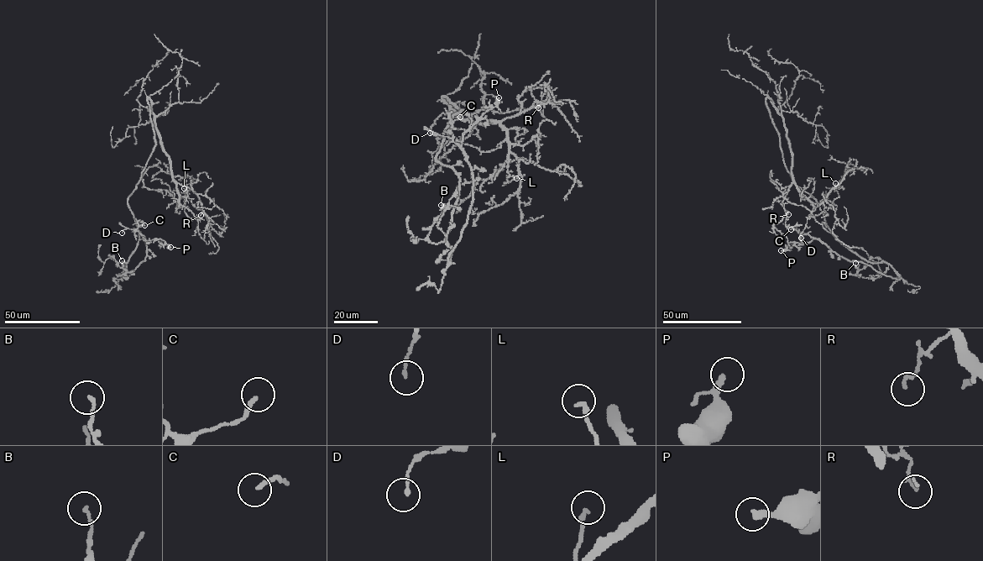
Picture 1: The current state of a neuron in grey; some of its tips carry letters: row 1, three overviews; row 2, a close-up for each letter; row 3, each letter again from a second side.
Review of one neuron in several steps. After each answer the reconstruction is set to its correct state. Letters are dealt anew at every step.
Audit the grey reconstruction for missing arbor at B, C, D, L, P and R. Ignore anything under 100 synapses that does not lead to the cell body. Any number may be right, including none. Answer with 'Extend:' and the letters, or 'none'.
Extend: none

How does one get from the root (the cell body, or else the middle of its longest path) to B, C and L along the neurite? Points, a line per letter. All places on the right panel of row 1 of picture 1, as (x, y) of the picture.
B: (788, 171), (797, 186), (815, 200), (838, 240), (869, 262), (882, 262), (871, 258), (860, 270), (855, 263)
C: (788, 171), (815, 200), (838, 240), (869, 262), (887, 263), (900, 278), (848, 260), (791, 229)
L: (788, 171), (767, 97), (782, 117), (797, 189), (819, 205), (835, 183)

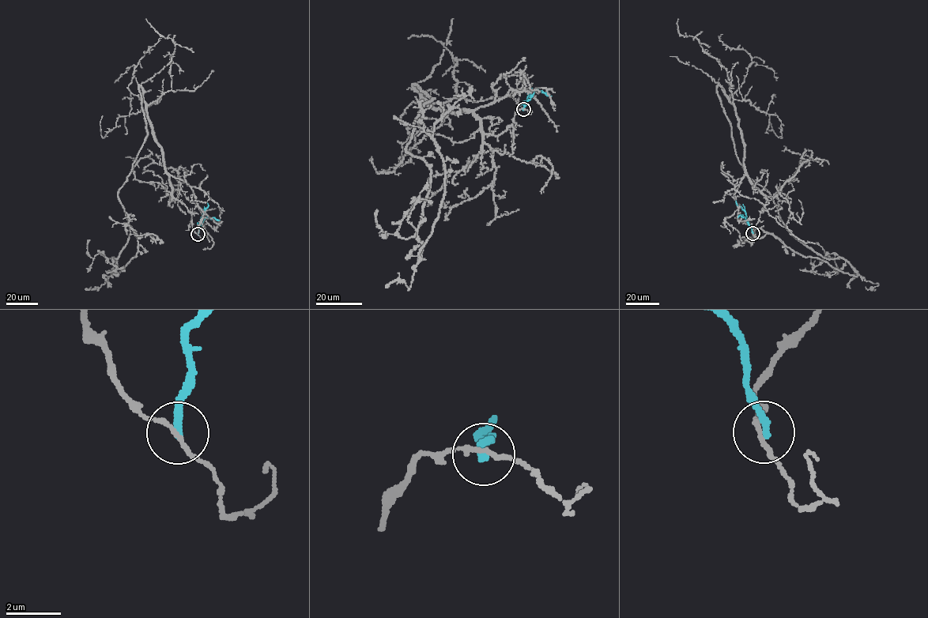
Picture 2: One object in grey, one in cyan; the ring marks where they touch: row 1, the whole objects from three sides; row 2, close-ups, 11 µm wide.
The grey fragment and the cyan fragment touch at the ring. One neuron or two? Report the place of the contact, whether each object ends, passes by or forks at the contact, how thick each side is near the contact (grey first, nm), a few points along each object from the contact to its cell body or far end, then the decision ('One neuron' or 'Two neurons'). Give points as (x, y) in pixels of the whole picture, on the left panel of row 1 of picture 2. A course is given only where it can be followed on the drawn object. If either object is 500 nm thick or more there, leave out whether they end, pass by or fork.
Place: (198, 234). At the ring grey passes by. At the ring cyan ends. Thickness 140 nm (grey) against 280 nm. Course of grey: (198, 234), (139, 85), (147, 136), (118, 193), (130, 234), (111, 276), (137, 256), (133, 231), (164, 243). Course of cyan: (198, 234), (198, 227), (206, 217), (220, 220). Two neurons

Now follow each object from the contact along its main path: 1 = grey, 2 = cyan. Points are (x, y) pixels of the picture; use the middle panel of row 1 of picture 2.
1: (523, 108), (485, 134), (413, 85), (419, 261), (435, 124), (474, 100)
2: (523, 109), (535, 90), (551, 96)

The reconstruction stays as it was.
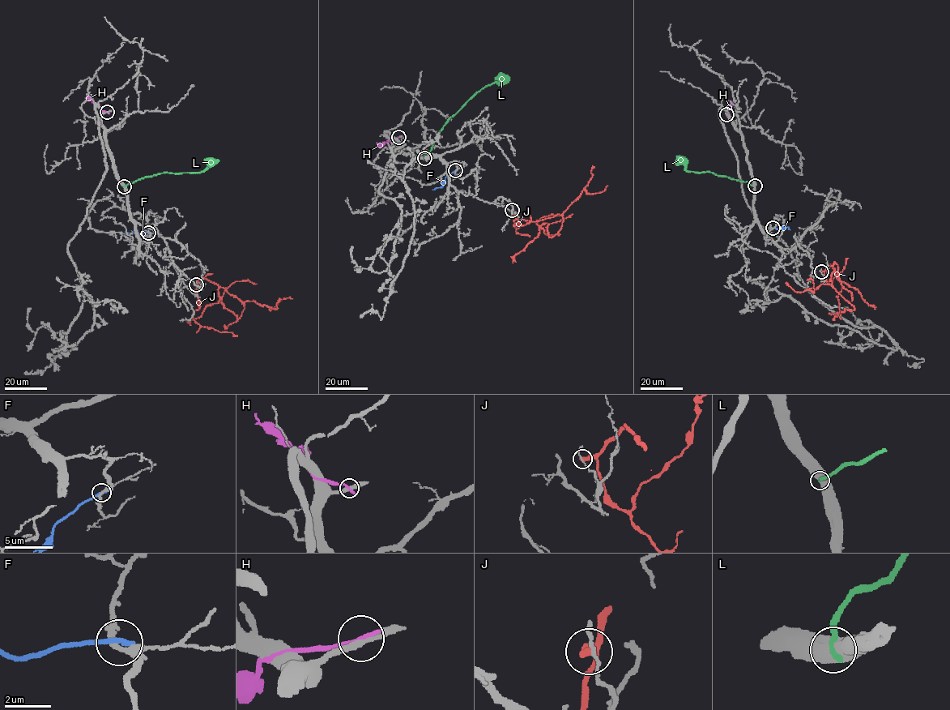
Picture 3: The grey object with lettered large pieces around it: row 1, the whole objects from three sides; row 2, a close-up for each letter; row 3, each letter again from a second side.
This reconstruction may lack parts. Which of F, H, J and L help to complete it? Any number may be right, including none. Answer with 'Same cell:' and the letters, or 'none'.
Same cell: none

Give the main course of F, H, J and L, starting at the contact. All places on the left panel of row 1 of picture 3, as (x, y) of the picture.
F: (149, 233), (123, 233)
H: (107, 112), (101, 110), (87, 96)
J: (196, 284), (200, 279), (206, 279), (242, 301), (254, 301), (270, 310), (282, 299), (292, 299)
L: (124, 186), (164, 173), (201, 172), (219, 160)

